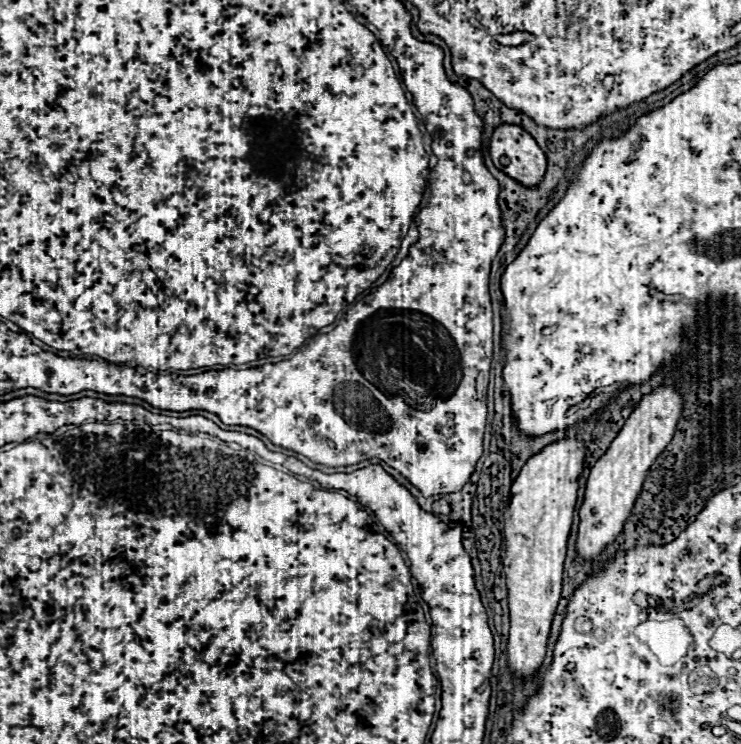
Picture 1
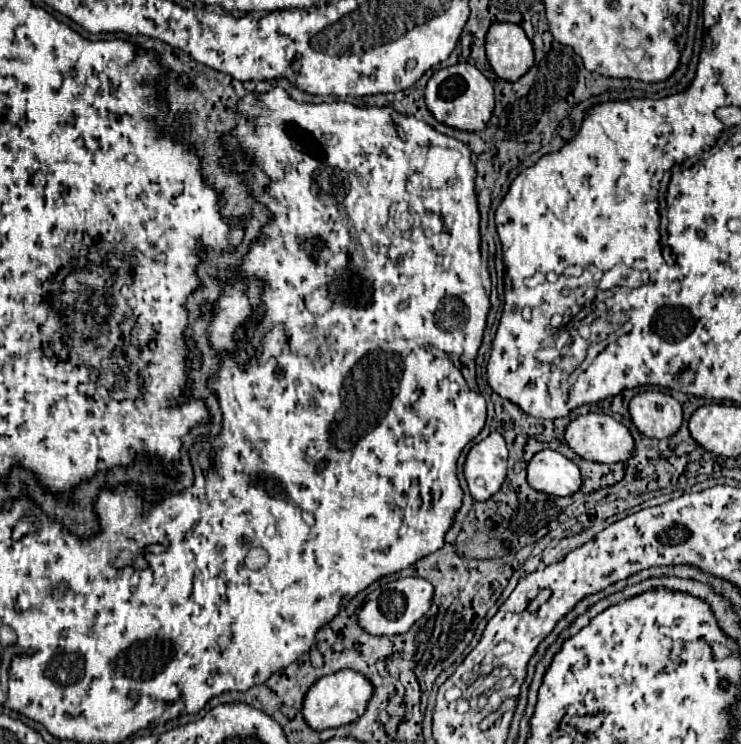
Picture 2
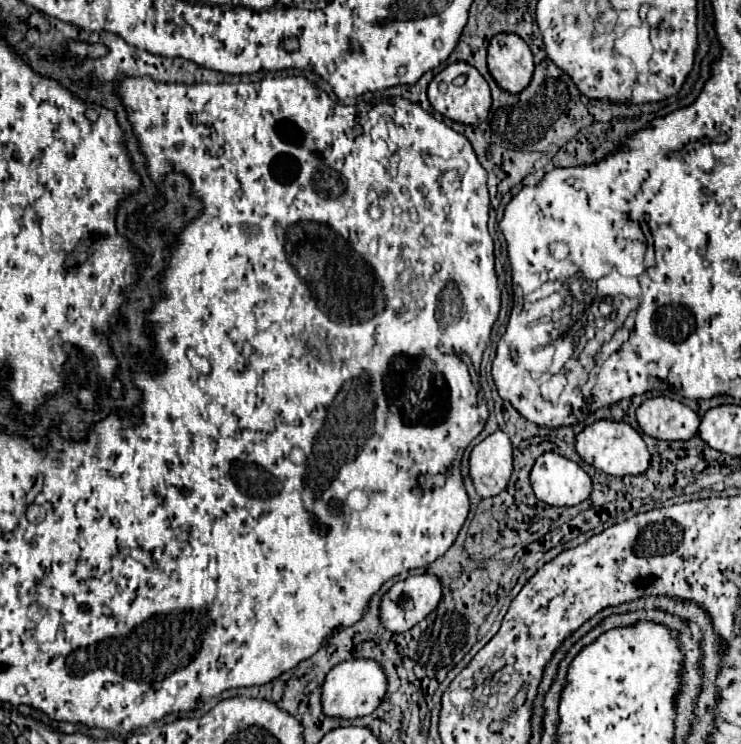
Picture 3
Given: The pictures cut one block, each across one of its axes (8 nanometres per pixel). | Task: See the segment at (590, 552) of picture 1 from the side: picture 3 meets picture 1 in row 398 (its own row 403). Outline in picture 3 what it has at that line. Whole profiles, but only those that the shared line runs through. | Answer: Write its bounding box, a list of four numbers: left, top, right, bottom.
[636,396,700,440]

